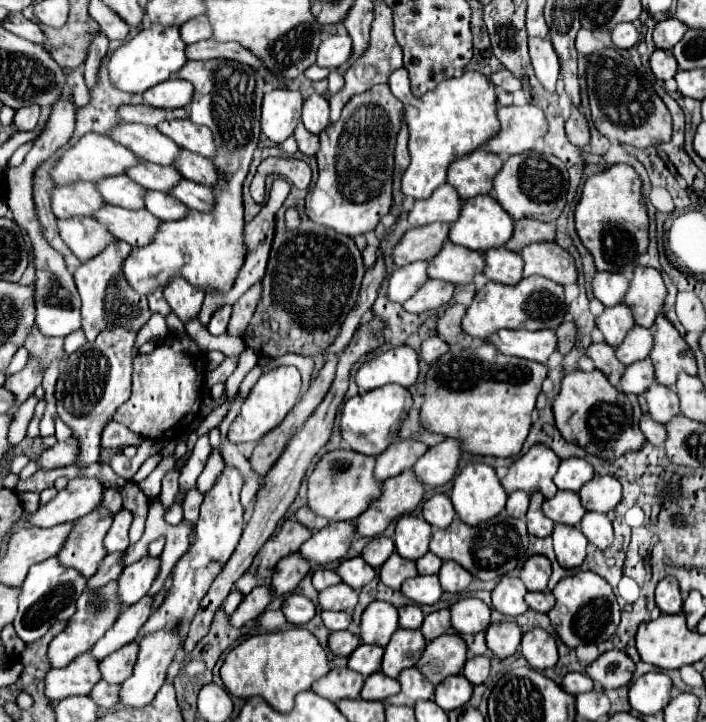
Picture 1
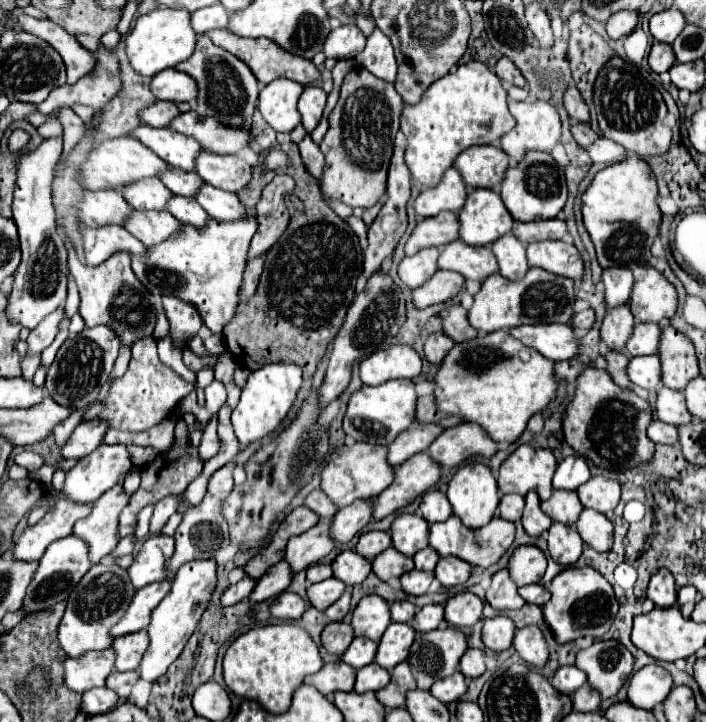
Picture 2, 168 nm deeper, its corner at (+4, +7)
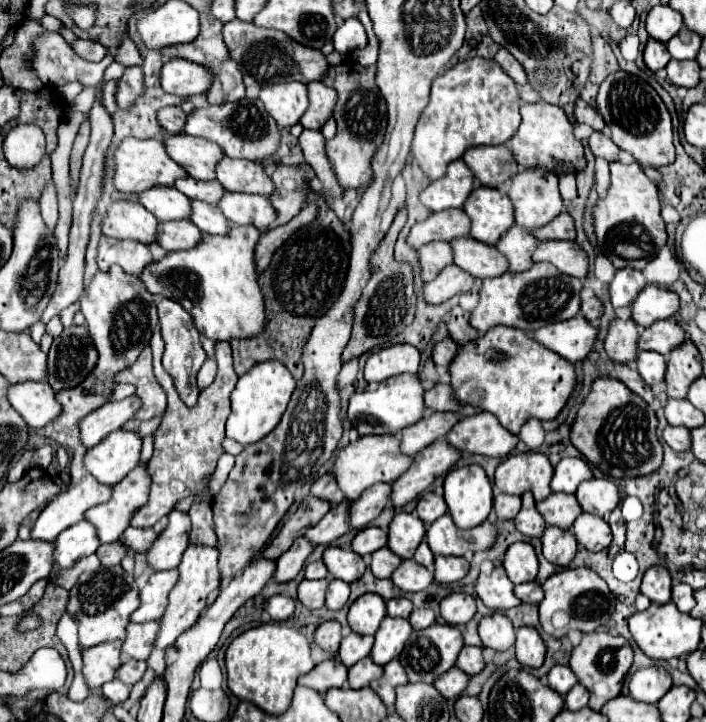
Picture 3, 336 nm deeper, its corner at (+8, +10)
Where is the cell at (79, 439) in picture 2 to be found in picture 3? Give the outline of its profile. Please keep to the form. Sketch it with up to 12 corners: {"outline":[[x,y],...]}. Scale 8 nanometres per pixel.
{"outline":[[134,394],[108,402],[80,422],[92,448],[120,430],[140,408]]}

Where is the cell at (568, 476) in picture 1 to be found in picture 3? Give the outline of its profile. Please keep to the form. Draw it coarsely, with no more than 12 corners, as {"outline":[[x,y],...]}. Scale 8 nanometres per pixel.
{"outline":[[584,458],[554,468],[552,492],[576,492],[592,470]]}

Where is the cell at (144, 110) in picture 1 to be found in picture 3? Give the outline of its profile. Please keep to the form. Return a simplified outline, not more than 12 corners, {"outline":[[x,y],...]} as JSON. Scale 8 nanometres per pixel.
{"outline":[[180,106],[158,112],[168,134],[184,132],[186,114]]}

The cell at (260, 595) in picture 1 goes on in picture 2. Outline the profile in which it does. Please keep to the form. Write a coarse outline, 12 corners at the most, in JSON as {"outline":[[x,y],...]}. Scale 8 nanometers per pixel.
{"outline":[[280,561],[256,581],[248,601],[262,603],[288,589],[292,571]]}

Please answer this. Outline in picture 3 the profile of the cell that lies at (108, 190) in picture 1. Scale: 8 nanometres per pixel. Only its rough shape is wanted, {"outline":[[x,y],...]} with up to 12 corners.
{"outline":[[176,188],[146,190],[140,204],[158,222],[190,218]]}

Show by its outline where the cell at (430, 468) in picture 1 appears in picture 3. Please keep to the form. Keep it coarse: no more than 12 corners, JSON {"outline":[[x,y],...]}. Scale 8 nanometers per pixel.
{"outline":[[490,412],[462,418],[446,436],[462,452],[508,456],[520,438]]}

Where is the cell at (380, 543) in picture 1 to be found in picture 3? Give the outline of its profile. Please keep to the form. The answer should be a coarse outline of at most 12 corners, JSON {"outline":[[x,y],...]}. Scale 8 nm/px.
{"outline":[[368,526],[352,540],[356,554],[366,556],[386,546],[386,532]]}

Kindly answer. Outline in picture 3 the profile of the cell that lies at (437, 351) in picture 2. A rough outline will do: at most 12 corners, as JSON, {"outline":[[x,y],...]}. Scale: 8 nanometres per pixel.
{"outline":[[446,338],[434,346],[436,366],[450,366],[458,344]]}

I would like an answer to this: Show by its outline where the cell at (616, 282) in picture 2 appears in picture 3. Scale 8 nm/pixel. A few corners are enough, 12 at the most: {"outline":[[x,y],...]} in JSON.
{"outline":[[618,270],[612,306],[630,306],[646,284],[640,270]]}

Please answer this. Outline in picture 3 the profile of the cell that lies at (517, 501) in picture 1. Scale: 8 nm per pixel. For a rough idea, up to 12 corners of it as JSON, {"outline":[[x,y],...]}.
{"outline":[[498,494],[494,510],[500,520],[520,512],[520,498]]}

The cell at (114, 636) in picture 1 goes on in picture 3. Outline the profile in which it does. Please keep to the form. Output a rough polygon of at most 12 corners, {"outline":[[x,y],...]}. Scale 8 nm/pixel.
{"outline":[[178,570],[152,572],[140,590],[140,608],[132,622],[158,620]]}

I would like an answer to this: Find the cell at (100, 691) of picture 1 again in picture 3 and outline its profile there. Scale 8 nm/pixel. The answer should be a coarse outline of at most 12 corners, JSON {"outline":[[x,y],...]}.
{"outline":[[128,660],[120,666],[118,678],[134,686],[148,668],[146,662]]}

